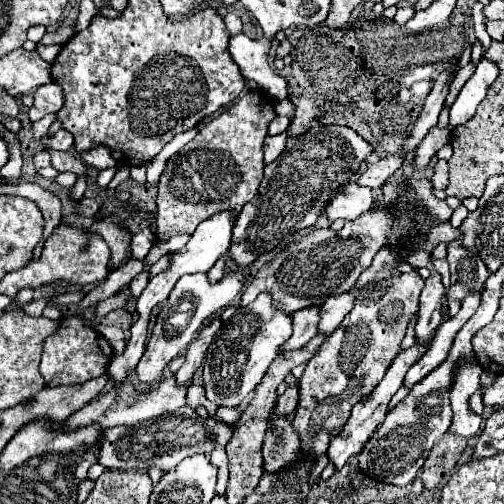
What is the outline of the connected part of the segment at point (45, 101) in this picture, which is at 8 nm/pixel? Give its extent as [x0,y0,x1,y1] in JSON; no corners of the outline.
[28,83,64,121]

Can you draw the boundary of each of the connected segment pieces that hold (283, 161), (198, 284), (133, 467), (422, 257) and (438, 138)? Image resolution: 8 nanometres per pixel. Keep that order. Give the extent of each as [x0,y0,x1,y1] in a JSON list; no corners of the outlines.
[[228,125,374,269],[136,271,244,385],[98,405,236,471],[406,251,434,271],[410,127,450,171]]

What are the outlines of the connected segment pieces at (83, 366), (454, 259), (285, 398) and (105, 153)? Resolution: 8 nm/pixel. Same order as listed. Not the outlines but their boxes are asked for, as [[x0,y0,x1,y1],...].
[[40,317,112,387],[446,243,490,301],[274,387,298,419],[80,147,116,169]]

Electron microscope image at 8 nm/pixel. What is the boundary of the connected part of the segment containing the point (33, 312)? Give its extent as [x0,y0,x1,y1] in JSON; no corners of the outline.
[24,297,50,317]

